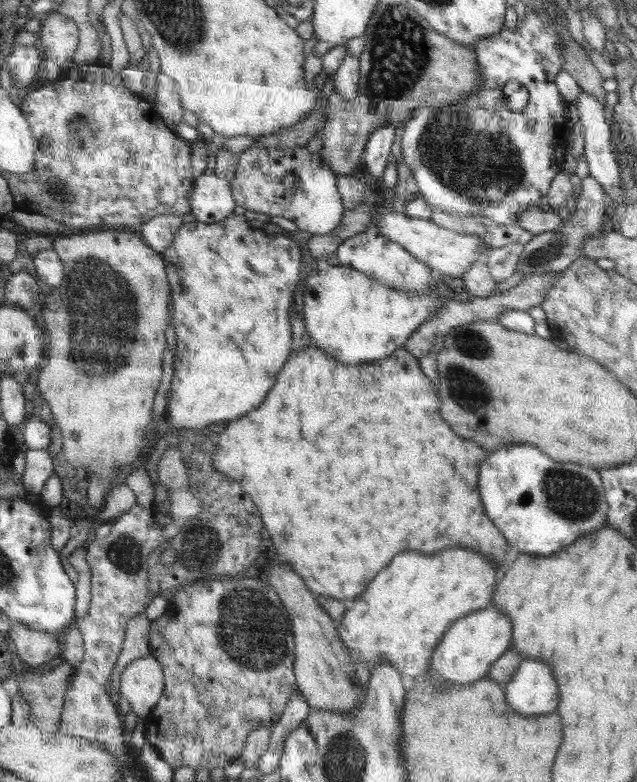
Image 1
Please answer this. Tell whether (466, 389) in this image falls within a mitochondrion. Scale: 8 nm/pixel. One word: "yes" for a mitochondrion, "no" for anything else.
yes

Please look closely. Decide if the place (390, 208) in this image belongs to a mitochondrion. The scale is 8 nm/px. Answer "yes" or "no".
no

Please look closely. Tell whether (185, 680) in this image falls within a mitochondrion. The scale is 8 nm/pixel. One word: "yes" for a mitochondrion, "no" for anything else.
no

